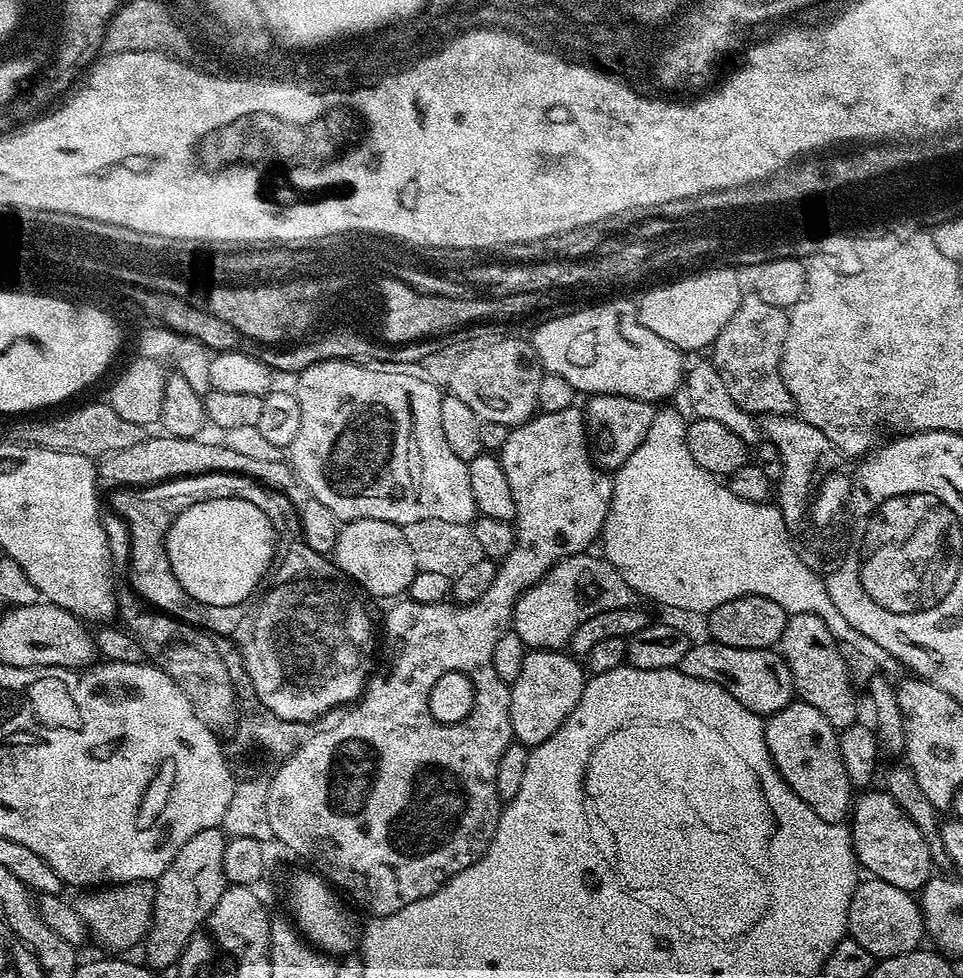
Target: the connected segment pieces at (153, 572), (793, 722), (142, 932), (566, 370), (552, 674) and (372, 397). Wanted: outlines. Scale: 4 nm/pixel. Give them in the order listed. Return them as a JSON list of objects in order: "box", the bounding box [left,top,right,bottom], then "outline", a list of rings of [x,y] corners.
[{"box":[112,479,233,637],"outline":[[[180,479],[165,480],[162,484],[147,486],[120,486],[112,496],[112,508],[124,519],[128,527],[128,580],[131,591],[140,597],[149,609],[173,616],[175,620],[189,624],[192,628],[211,634],[213,637],[231,637],[233,625],[220,624],[222,609],[198,602],[178,582],[172,572],[166,550],[166,538],[173,522],[182,514],[180,508]]]},{"box":[764,702,854,824],"outline":[[[793,702],[767,717],[764,737],[770,758],[790,790],[794,790],[818,818],[831,824],[844,824],[854,803],[854,789],[850,778],[846,778],[846,766],[842,766],[837,729],[826,722],[814,706]]]},{"box":[74,880,156,954],"outline":[[[135,880],[125,884],[110,884],[107,886],[92,886],[80,897],[75,897],[74,912],[79,920],[85,923],[91,939],[105,944],[109,953],[124,954],[127,948],[132,948],[147,937],[152,925],[154,914],[154,894],[156,885],[150,880]]]},{"box":[530,300,686,402],"outline":[[[620,300],[612,307],[598,308],[593,303],[581,312],[556,316],[537,326],[530,343],[541,369],[566,378],[580,394],[624,395],[657,402],[674,395],[686,376],[681,349],[636,324],[632,308]]]},{"box":[510,648,585,750],"outline":[[[551,648],[525,651],[522,670],[518,678],[510,685],[510,726],[515,743],[525,744],[531,750],[542,742],[546,742],[546,738],[550,738],[550,734],[554,734],[554,730],[561,728],[566,718],[570,718],[574,706],[578,706],[578,698],[582,698],[585,683],[585,665],[575,655]]]},{"box":[286,359,478,526],"outline":[[[355,359],[328,360],[302,370],[295,377],[294,391],[300,411],[300,421],[298,422],[298,434],[294,434],[294,442],[286,450],[286,460],[292,467],[295,479],[301,480],[306,490],[304,492],[326,506],[333,513],[335,519],[340,522],[381,520],[391,524],[410,526],[414,522],[423,520],[441,520],[442,522],[471,525],[478,513],[473,491],[470,490],[468,462],[458,458],[457,454],[450,450],[449,443],[446,442],[445,431],[442,430],[441,389],[431,385],[430,382],[422,382],[410,370],[393,370],[388,366],[372,367],[376,368],[367,368],[364,362],[357,362]]]}]

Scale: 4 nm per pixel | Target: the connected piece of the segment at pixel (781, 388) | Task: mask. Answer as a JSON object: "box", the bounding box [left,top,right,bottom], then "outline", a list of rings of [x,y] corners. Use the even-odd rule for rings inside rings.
{"box":[710,294,796,417],"outline":[[[748,294],[741,299],[738,310],[734,310],[734,318],[726,322],[715,344],[711,345],[710,360],[716,366],[718,374],[722,376],[727,392],[744,412],[759,414],[761,417],[786,416],[796,412],[796,403],[792,400],[790,390],[786,390],[780,373],[787,333],[788,312],[778,306],[770,306],[770,302],[762,302],[762,298],[758,298],[755,294]]]}

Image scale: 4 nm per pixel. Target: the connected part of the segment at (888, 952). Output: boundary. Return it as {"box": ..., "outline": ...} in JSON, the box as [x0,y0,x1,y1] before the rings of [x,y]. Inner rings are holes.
{"box":[847,878,926,961],"outline":[[[864,878],[856,885],[850,898],[847,935],[868,950],[877,961],[888,960],[892,956],[915,952],[921,947],[920,939],[926,936],[924,913],[913,893],[898,890],[898,886],[890,886],[890,882]]]}

